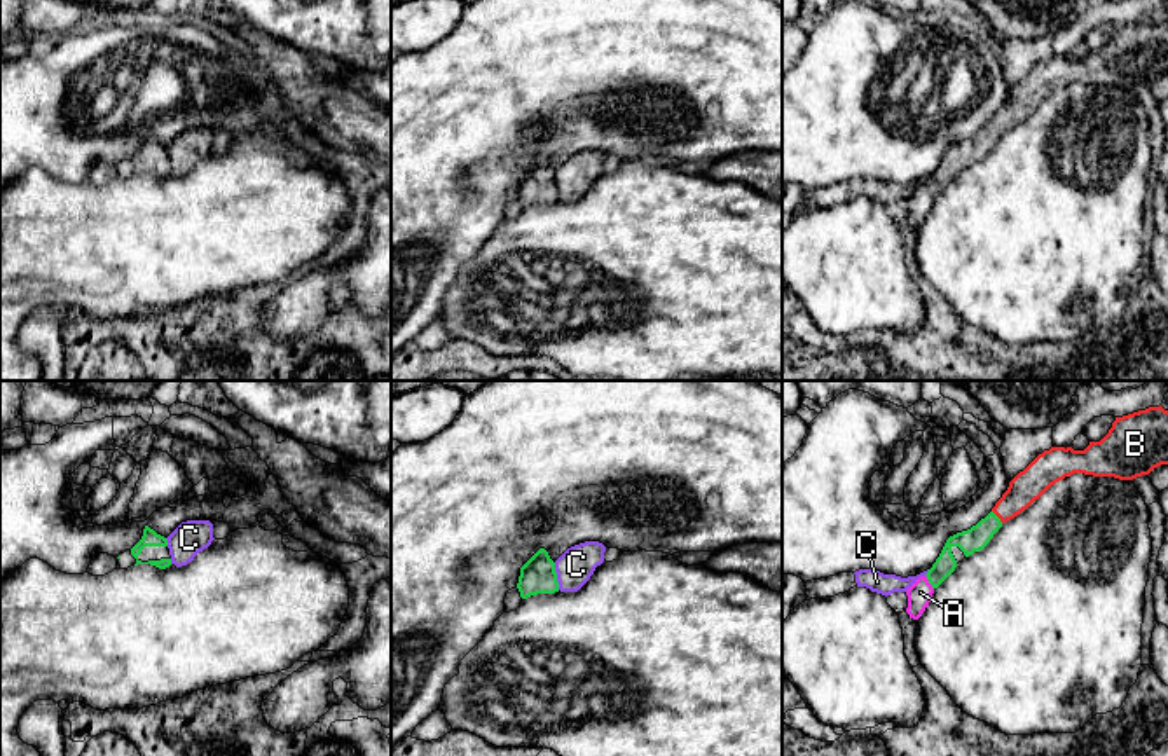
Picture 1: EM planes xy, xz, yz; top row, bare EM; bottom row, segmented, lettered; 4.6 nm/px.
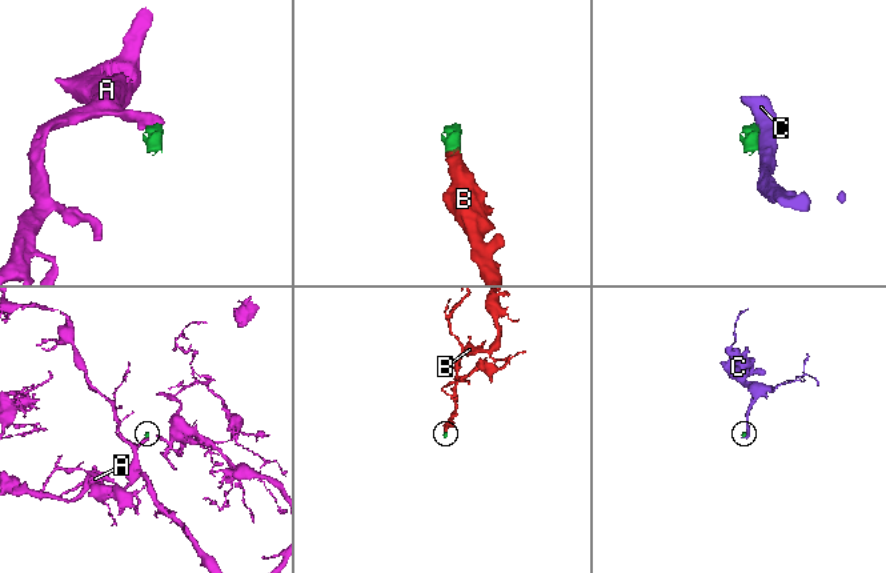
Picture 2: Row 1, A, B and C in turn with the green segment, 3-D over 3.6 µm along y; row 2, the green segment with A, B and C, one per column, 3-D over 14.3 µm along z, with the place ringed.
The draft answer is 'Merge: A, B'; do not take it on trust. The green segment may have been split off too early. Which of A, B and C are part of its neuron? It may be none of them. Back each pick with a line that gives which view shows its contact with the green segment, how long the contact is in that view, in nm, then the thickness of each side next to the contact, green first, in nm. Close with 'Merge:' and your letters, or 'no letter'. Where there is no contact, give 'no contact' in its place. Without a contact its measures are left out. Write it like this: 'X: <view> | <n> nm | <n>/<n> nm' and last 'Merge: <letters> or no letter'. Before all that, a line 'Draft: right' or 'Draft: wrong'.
Draft: right
A: yz | 80 nm | 100/110 nm
B: yz | 80 nm | 110/150 nm
Merge: A, B

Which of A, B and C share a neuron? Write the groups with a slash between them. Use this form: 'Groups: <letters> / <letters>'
Groups: A B / C

